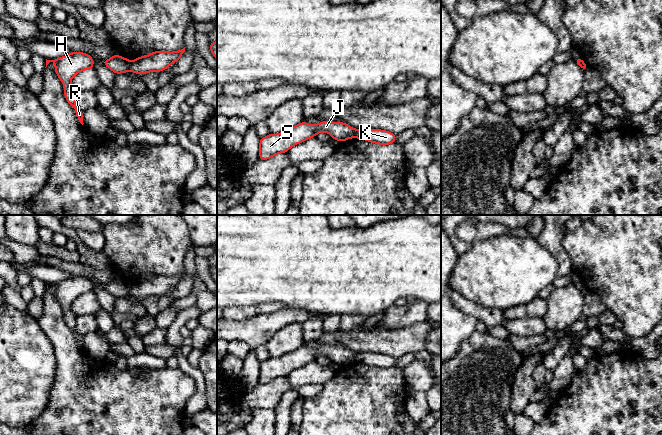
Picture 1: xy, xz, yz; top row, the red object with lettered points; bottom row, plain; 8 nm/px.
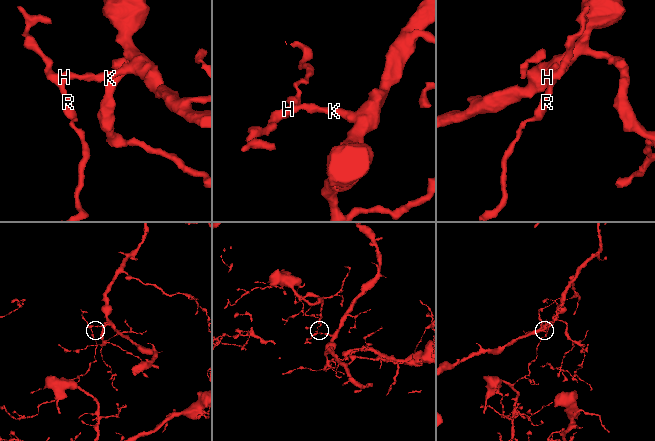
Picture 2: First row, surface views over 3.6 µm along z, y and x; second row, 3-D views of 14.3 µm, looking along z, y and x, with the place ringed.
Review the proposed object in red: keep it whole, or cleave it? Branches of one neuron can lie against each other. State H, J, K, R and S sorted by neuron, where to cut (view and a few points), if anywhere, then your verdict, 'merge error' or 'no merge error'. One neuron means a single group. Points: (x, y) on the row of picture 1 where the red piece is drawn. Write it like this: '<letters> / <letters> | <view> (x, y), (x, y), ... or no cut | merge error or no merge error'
H J R S / K | xy (131, 62), (129, 70) | merge error

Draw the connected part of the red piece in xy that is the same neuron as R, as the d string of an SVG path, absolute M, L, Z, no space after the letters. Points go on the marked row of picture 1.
M70 52L61 58L46 59L46 67L50 62L55 63L55 72L64 85L65 98L75 110L79 122L83 125L84 112L76 107L77 92L71 86L71 79L80 71L92 69L94 66L93 58L83 52Z

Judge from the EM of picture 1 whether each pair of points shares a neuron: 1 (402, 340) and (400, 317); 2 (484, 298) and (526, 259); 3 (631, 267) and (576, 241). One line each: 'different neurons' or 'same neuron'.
1: different neurons
2: same neuron
3: same neuron

